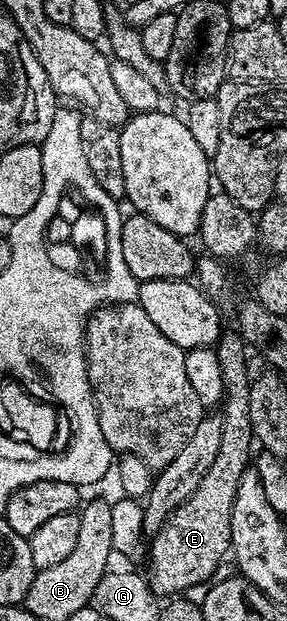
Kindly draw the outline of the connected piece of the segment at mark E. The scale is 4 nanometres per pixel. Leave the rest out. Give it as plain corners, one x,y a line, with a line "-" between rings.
220,364
223,373
225,398
221,403
223,422
222,445
214,465
203,476
195,494
169,516
164,527
150,539
149,588
159,598
183,594
197,584
210,581
231,549
231,512
237,488
244,472
250,467
255,446
251,426
250,386
252,377
249,364

